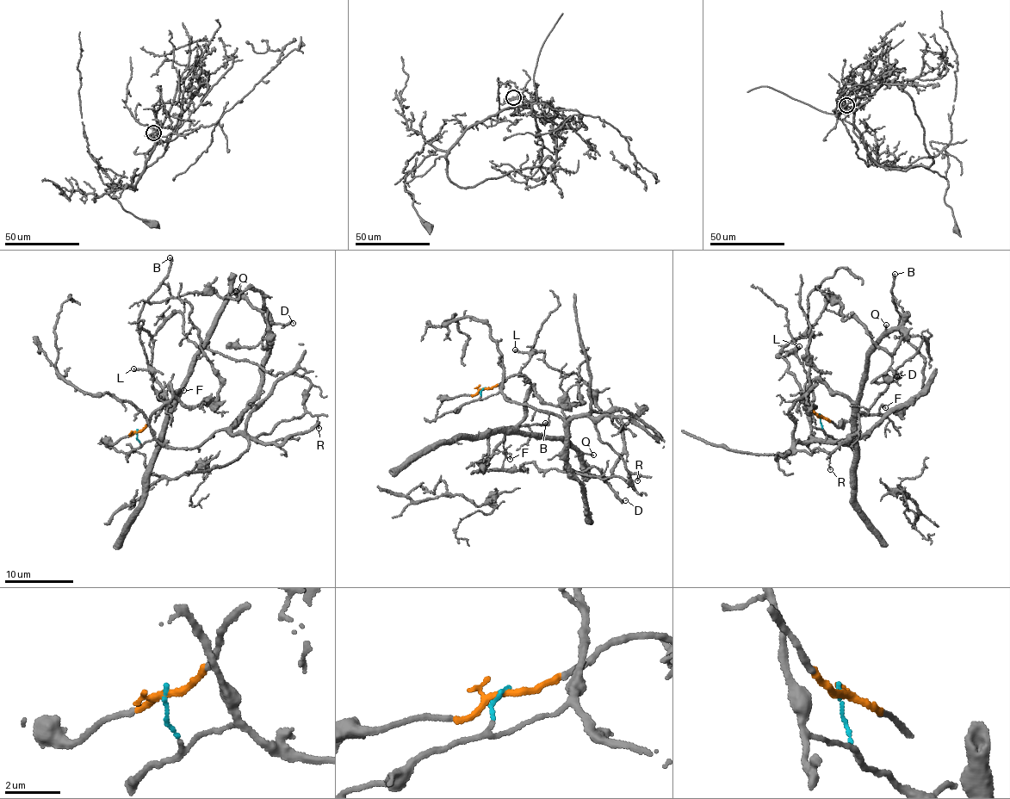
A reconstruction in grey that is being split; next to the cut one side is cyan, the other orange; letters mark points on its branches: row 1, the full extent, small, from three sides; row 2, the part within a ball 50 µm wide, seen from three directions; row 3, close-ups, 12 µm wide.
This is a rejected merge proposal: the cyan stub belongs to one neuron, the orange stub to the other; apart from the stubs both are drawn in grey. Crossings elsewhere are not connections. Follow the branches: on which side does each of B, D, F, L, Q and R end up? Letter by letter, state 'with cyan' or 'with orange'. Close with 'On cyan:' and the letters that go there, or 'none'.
B: with orange
D: with orange
F: with orange
L: with orange
Q: with orange
R: with cyan
On cyan: R

